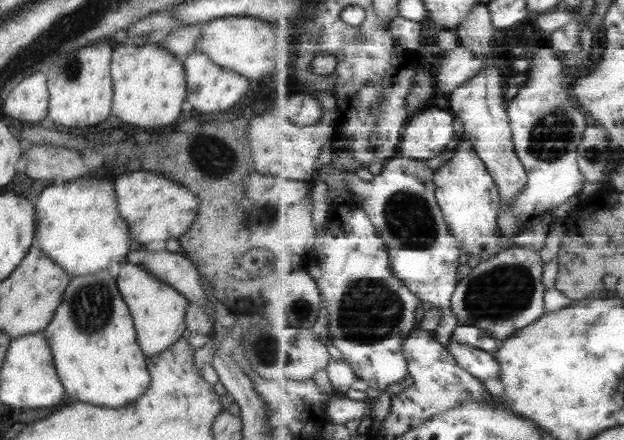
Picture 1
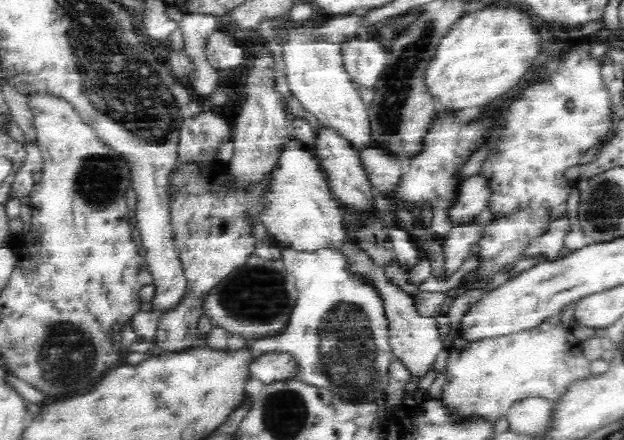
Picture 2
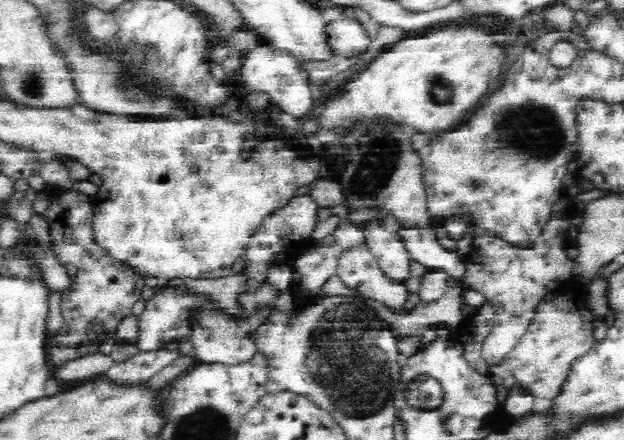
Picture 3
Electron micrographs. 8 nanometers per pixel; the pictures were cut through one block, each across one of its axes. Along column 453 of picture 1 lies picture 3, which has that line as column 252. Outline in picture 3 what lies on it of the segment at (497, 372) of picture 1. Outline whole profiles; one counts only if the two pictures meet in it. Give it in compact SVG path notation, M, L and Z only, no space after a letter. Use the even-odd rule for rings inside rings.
M194 306L190 312L190 334L187 337L192 341L195 350L194 361L214 364L220 363L229 366L240 364L252 358L256 354L255 342L248 337L248 332L241 321L222 310L212 309L210 306Z

